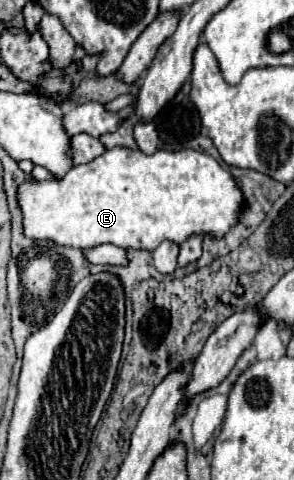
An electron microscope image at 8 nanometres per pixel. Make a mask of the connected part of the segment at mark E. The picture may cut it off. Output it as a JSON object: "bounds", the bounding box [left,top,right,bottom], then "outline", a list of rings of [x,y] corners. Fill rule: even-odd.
{"bounds":[19,147,243,251],"outline":[[[113,147],[91,163],[73,167],[61,181],[31,181],[19,187],[25,235],[29,239],[51,239],[59,245],[83,251],[103,243],[111,243],[121,249],[155,251],[163,241],[181,245],[191,235],[211,235],[221,239],[239,223],[243,203],[243,191],[235,183],[235,177],[211,155],[193,149],[155,151],[153,155],[145,155],[139,149]]]}

